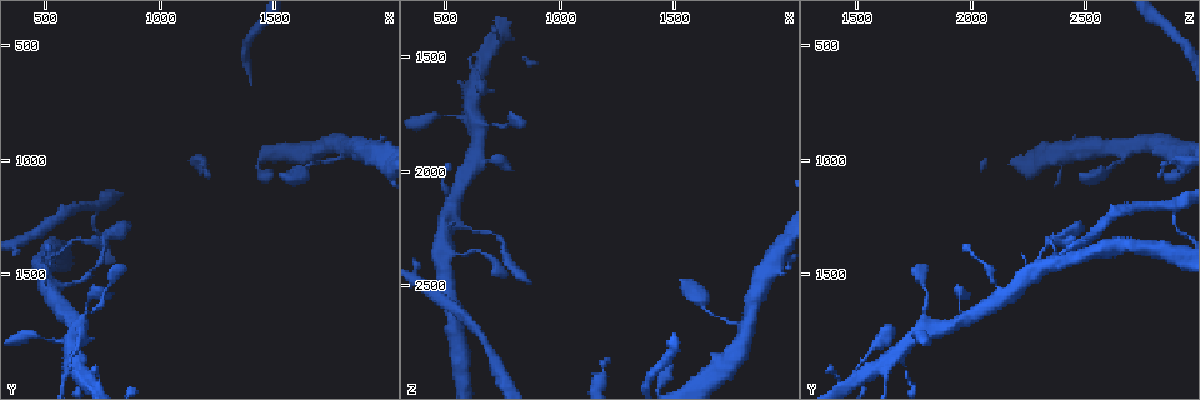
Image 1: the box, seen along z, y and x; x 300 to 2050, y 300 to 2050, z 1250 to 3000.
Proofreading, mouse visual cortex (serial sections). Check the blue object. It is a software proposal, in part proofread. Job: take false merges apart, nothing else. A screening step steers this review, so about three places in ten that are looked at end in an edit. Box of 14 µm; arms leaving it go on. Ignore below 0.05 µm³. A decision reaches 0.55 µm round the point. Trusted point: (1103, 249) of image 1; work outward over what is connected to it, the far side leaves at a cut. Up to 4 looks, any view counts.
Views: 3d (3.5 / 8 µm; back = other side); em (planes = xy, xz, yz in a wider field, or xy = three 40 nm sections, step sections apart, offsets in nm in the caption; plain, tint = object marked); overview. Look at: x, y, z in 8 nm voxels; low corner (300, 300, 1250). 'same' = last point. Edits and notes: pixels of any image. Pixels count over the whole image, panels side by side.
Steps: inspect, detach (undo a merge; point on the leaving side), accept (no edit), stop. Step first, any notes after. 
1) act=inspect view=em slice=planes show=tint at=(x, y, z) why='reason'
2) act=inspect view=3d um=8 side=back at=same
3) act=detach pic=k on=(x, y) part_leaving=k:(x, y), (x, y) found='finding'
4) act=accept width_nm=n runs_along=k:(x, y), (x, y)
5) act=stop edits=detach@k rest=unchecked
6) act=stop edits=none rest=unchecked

act=inspect view=3d um=8 at=(610, 1540, 2260)

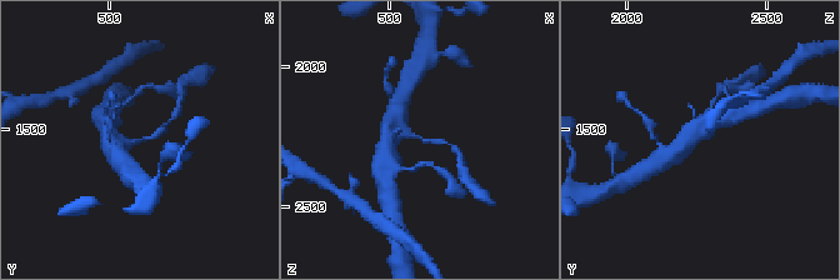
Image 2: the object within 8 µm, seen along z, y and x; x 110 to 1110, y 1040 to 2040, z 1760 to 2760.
act=inspect view=em slice=xy step=2 show=tint at=(610, 1540, 2250) arm_widths_nm=150,450 why='shape alone is not enough'

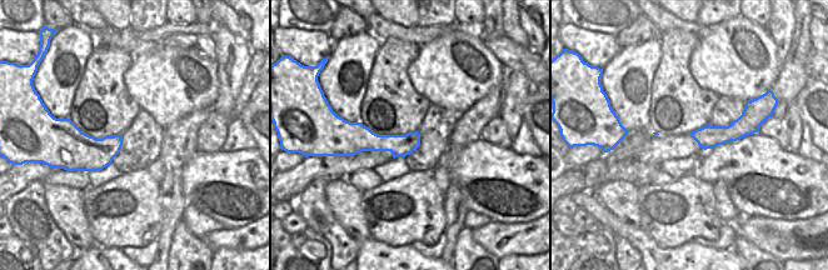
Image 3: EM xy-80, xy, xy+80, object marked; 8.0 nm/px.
act=accept width_nm=180 runs_along=3:(754, 126), (696, 135) found='one cell here'

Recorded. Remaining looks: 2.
act=inspect view=3d um=3.5 at=(640, 1880, 1690) why='thick turns thin'

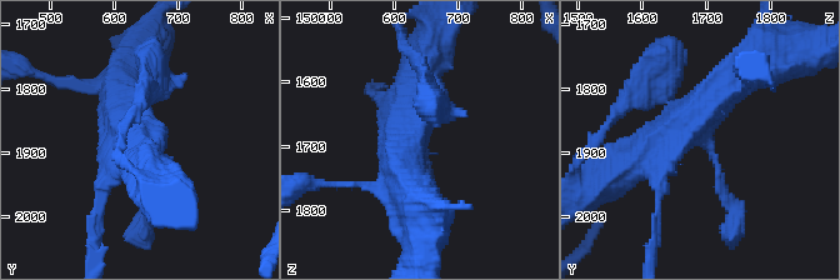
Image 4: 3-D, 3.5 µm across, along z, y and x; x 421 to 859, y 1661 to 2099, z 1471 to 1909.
act=inspect view=em slice=xy step=5 show=tint at=(640, 1875, 1700)

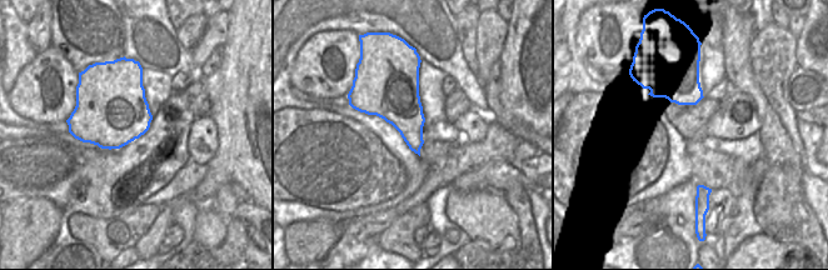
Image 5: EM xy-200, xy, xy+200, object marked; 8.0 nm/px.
act=accept runs_along=4:(743, 75), (681, 129), (615, 171) found='all the same cell'

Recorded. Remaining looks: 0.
act=stop edits=none rest=unchecked

